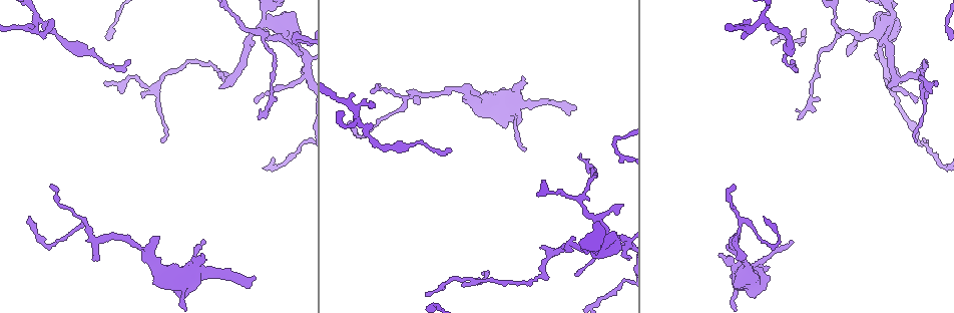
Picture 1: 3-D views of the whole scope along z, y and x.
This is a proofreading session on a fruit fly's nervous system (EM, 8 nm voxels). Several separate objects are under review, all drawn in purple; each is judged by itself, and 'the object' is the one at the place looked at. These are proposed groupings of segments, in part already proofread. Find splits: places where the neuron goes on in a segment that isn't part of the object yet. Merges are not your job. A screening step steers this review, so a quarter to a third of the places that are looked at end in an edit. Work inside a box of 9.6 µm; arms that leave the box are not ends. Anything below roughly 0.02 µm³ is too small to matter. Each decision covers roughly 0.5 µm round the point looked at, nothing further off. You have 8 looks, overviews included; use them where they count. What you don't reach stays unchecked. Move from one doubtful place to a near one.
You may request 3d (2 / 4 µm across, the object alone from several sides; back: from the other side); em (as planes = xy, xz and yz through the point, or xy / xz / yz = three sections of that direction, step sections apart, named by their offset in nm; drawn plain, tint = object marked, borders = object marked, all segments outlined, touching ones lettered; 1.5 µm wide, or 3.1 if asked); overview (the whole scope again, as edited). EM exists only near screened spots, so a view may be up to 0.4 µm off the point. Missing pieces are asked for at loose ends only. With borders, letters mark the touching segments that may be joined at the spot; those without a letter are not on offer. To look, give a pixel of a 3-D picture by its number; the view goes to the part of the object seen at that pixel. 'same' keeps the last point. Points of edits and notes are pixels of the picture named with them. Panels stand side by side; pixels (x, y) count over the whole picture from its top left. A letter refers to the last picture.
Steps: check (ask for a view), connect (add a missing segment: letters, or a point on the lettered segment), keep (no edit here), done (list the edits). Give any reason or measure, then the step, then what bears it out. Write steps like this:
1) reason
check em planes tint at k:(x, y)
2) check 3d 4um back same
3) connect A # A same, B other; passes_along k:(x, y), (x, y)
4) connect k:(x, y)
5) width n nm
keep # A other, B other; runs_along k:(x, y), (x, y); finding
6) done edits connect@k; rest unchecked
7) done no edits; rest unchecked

branch stops here
check 3d 2um at 1:(523, 76)

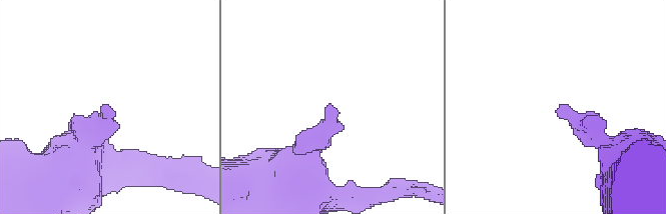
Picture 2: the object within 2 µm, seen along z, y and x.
need the tissue
check em xy step 8 borders at 2:(105, 108)

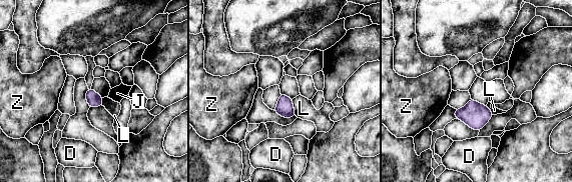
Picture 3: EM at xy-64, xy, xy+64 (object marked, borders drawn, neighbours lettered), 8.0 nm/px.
another direction
check em yz step 8 borders same

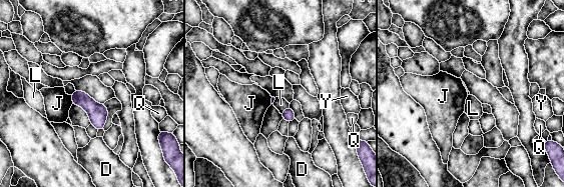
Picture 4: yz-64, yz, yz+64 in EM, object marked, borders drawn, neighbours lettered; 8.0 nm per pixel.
keep # D other, J other, L other, Q other, Y other; border 4:(70, 95), (73, 103); none of them fits

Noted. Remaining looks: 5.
thin end
check 3d 2um at 1:(372, 93)

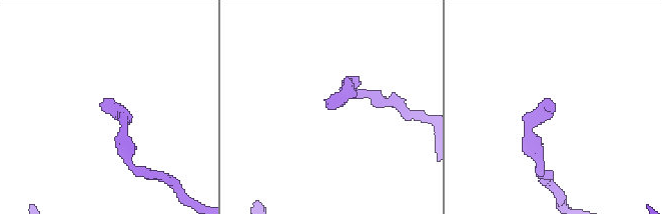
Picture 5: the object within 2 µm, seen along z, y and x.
need the tissue
check em xz step 4 tint at 5:(103, 101)

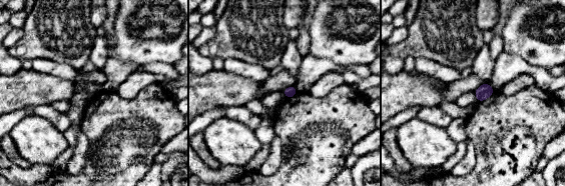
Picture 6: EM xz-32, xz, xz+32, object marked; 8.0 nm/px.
cut it another way
check em planes borders same

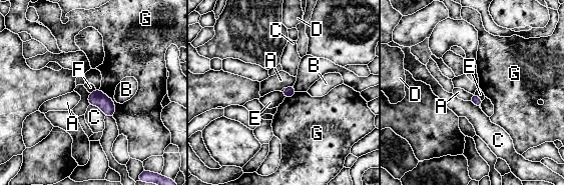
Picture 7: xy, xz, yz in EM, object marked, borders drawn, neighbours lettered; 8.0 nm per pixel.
width 70 nm
keep # A other, B other, C other, D other, E other, F other, G other; border 7:(90, 93), (88, 104); no lettered segment goes on from it

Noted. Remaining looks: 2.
free end
check em yz step 8 borders at 1:(50, 22)

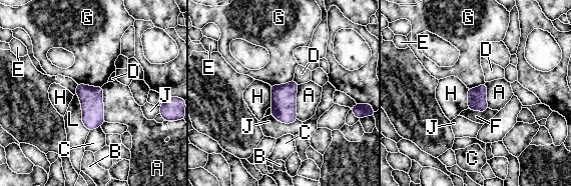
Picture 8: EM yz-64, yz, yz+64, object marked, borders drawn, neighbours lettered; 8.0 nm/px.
keep # A other, B other, C other, D other, E other, F other, G other, H other, J other, L other; border 8:(77, 83), (101, 86); no lettered segment goes on from it

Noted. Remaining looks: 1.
done no edits; rest unchecked

